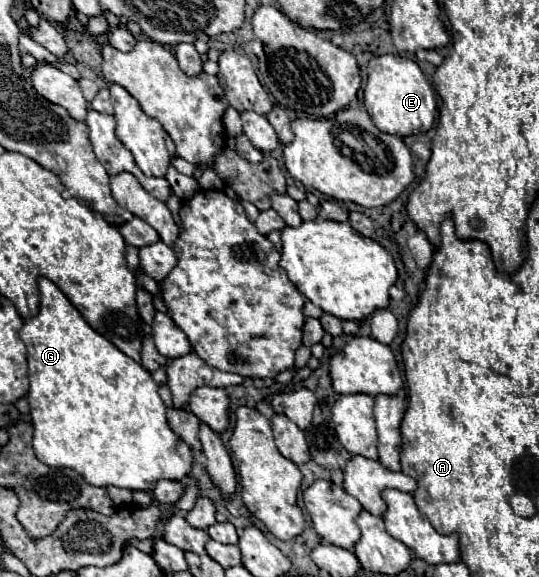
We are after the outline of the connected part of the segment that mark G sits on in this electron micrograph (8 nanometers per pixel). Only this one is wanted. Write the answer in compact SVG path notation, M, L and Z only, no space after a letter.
M40 278L38 280L38 290L40 290L40 312L34 318L26 320L22 330L20 330L20 338L26 344L28 362L30 362L30 390L28 390L30 398L28 398L28 404L30 404L32 424L34 424L34 452L36 452L38 460L46 462L48 466L54 466L54 468L72 468L88 484L102 486L102 488L106 488L106 486L120 486L120 488L128 488L128 490L152 492L154 484L158 480L162 480L162 478L184 480L190 474L190 468L192 468L192 450L190 450L190 446L186 446L186 442L182 442L182 438L178 438L178 434L174 434L170 430L168 420L166 420L166 406L164 406L162 398L158 396L158 384L152 380L152 374L146 368L142 368L138 362L134 362L130 356L120 352L102 334L92 330L88 326L88 322L82 318L82 314L72 306L72 302L60 292L60 288L52 280Z

